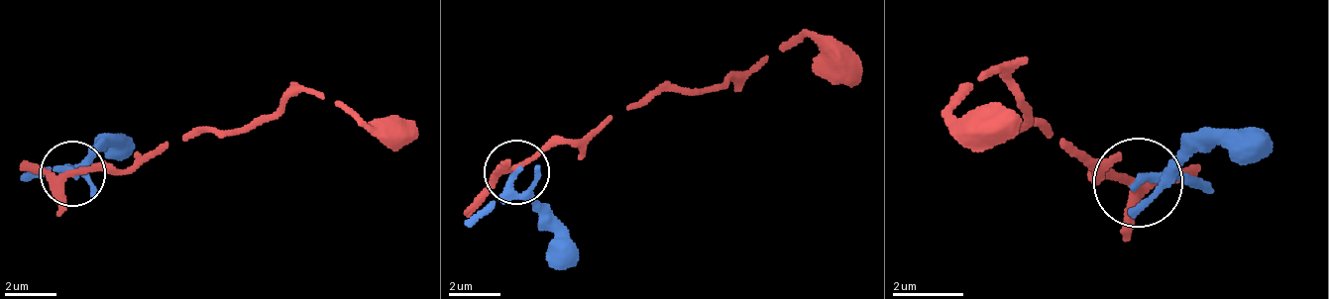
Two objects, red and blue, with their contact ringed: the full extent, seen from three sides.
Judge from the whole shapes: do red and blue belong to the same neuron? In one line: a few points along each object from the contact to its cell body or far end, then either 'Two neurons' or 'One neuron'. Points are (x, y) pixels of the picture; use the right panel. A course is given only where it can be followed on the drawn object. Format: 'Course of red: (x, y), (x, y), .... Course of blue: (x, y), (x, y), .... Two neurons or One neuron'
Course of red: (1131, 185), (1095, 176), (1033, 123), (1024, 123), (1024, 96), (988, 69), (952, 114), (1015, 132). Course of blue: (1140, 185), (1184, 149), (1273, 149). Two neurons

